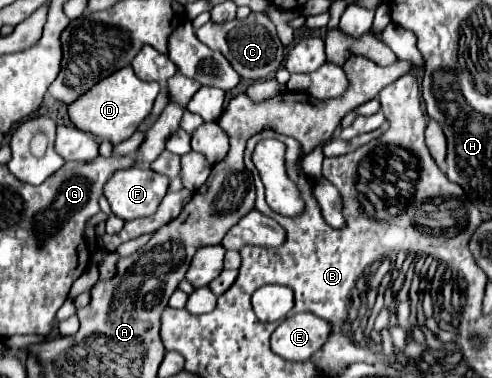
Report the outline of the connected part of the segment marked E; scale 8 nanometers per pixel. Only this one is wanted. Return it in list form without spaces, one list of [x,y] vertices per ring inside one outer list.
[[[316,315],[286,317],[270,337],[272,351],[288,361],[308,361],[328,341],[330,325]]]

